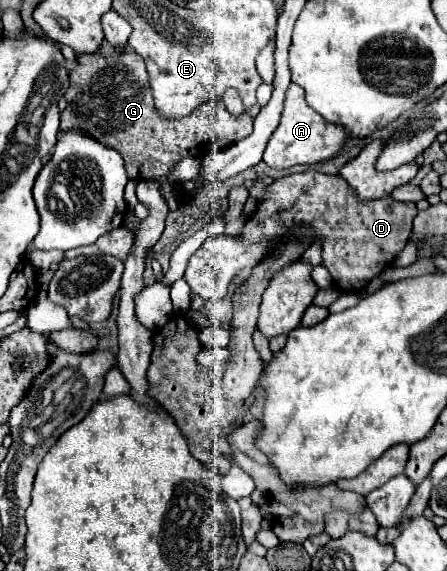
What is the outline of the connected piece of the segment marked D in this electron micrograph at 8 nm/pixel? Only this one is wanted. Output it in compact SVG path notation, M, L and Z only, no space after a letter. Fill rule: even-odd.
M314 170L290 174L284 178L274 180L264 188L264 198L260 200L256 212L250 216L250 220L244 224L242 236L236 240L232 236L214 236L204 240L204 244L192 254L184 278L188 280L192 292L200 294L206 300L222 300L228 296L230 282L234 282L236 274L242 268L254 268L260 262L264 262L270 254L278 252L286 240L290 238L292 232L298 230L310 230L312 234L312 244L320 242L322 246L322 266L328 268L334 286L340 288L342 292L358 292L362 290L372 278L380 276L386 266L394 262L398 252L408 244L410 234L412 234L412 220L416 216L416 204L414 202L398 202L390 196L384 200L360 200L356 198L354 188L348 188L350 184L342 176L330 176Z

